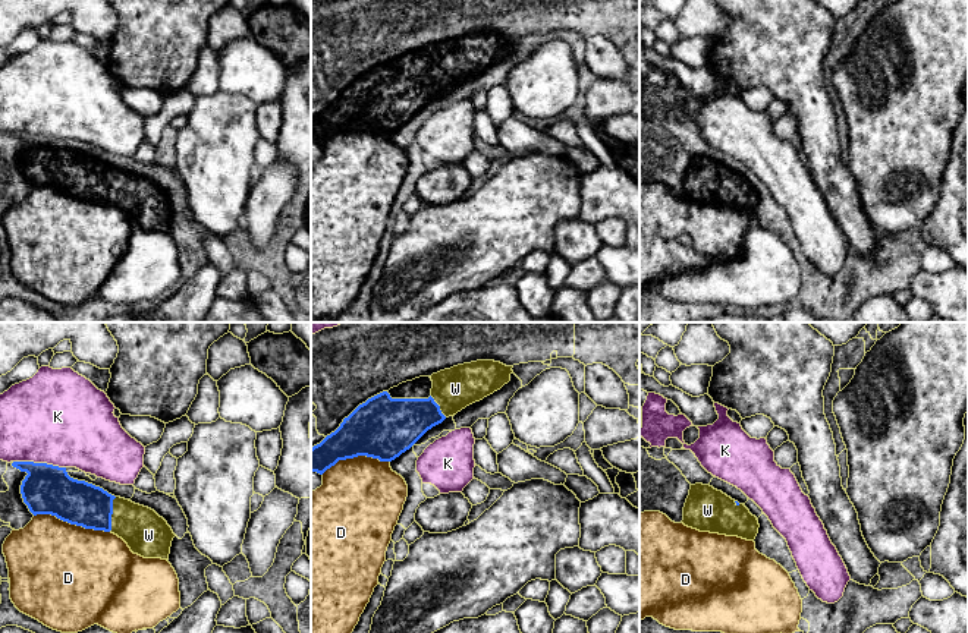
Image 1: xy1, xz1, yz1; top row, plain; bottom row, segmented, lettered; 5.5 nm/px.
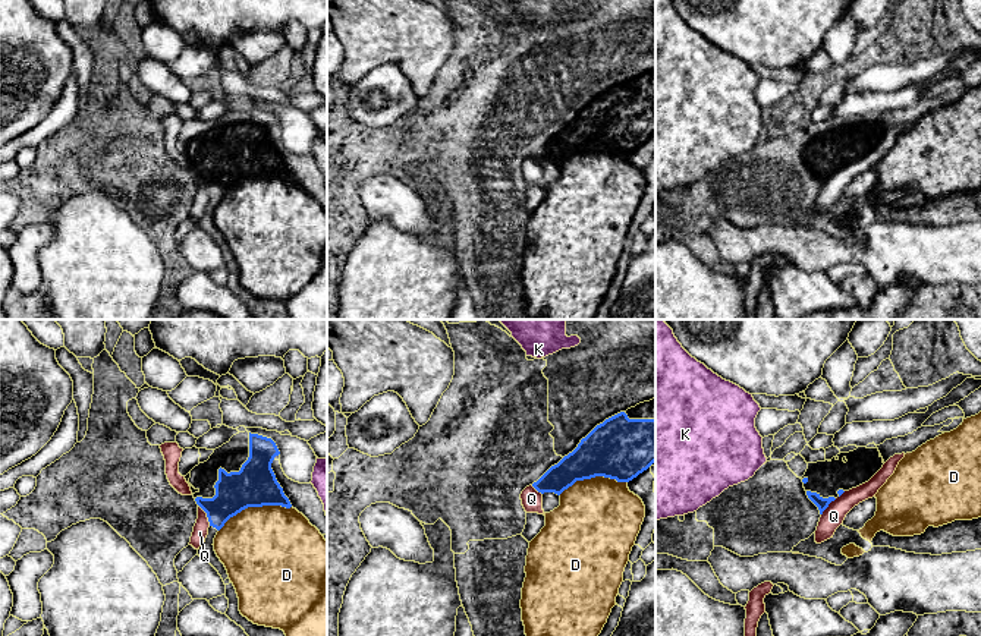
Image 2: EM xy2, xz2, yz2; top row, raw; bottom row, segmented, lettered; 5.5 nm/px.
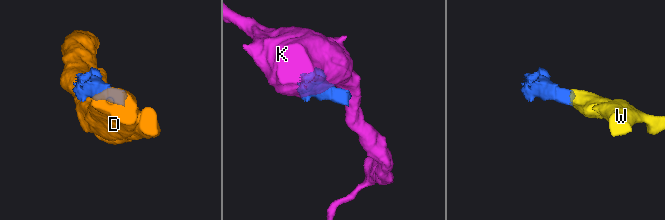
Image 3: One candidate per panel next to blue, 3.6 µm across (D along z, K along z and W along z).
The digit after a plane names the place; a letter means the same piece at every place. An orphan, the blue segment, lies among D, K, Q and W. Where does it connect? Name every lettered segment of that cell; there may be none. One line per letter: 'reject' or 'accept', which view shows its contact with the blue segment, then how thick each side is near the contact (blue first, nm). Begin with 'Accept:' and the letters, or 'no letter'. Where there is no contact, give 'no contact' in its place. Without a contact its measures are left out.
Accept: W
D: reject; meets blue in xy1; 280 nm thick on the blue side, 500 nm on the other
K: reject; meets blue in xy1; 280 nm thick on the blue side, 480 nm on the other
Q: reject; meets blue in xy2; 220 nm thick on the blue side, 80 nm on the other
W: accept; meets blue in xy1; 240 nm thick on the blue side, 240 nm on the other

